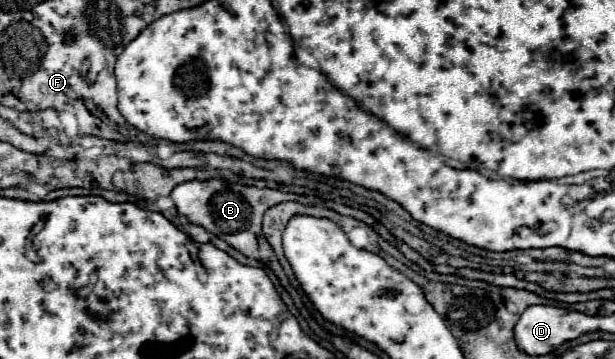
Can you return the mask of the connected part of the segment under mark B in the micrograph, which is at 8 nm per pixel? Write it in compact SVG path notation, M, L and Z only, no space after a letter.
M208 180L208 182L184 182L178 184L170 198L174 200L174 206L178 210L178 214L186 216L192 224L198 224L202 228L206 228L206 232L222 238L226 244L230 244L234 250L242 252L244 256L262 262L264 266L268 266L270 270L274 270L282 284L286 286L286 276L282 274L282 268L278 264L278 258L274 254L274 250L268 246L268 240L262 234L262 214L280 202L286 200L298 200L302 204L308 204L308 196L294 196L294 194L282 194L278 190L270 190L270 188L254 188L254 186L242 186L242 184L230 184L224 180Z

